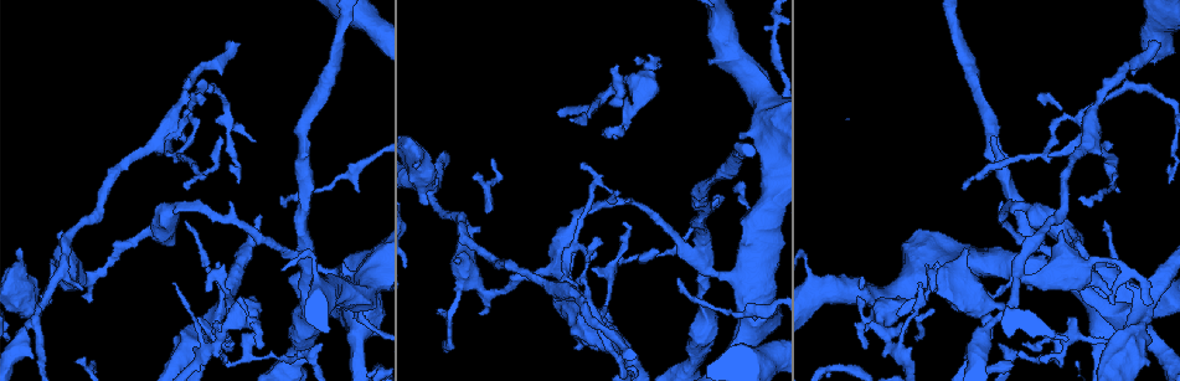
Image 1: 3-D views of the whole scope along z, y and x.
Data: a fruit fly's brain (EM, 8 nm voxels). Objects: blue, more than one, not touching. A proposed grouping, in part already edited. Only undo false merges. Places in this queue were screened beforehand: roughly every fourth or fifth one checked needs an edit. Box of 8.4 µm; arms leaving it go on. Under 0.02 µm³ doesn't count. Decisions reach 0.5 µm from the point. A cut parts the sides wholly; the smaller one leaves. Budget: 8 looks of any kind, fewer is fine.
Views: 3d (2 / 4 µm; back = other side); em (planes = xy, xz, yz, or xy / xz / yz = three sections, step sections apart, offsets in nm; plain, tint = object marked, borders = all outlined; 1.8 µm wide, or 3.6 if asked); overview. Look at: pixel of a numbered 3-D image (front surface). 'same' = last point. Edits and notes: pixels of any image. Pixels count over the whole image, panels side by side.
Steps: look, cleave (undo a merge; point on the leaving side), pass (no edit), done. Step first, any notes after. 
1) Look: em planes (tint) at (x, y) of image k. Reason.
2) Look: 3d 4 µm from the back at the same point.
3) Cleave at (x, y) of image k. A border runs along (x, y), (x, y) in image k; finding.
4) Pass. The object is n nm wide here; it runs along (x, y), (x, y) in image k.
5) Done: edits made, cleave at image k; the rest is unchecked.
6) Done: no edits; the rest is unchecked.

Look: em planes (tint) at (569, 229) of image 1. Sudden change in width.

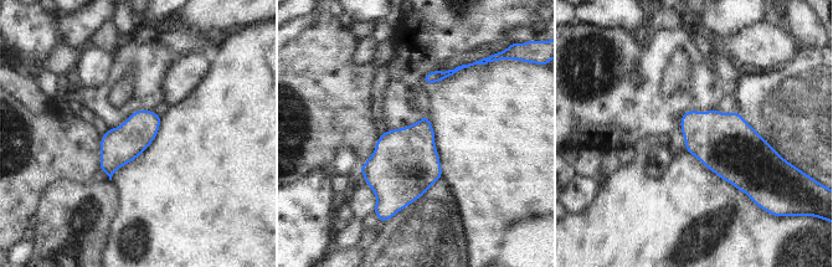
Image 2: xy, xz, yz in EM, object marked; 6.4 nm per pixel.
Pass. All the same neuron.

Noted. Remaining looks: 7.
Look: em xy step 8 (tint) at (585, 298) of image 1. Three arms meet.

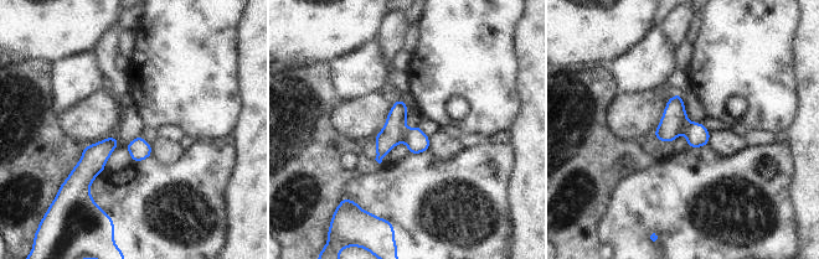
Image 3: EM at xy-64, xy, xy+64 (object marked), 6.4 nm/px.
Look: em planes (tint) at the same point.

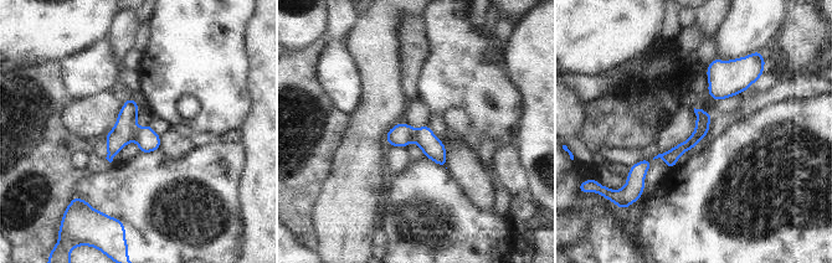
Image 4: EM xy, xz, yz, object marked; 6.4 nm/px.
Cleave at (673, 154) of image 4. The object is 100 nm wide here; a border runs along (708, 123), (694, 132) in image 4; a second neuron is stuck on.

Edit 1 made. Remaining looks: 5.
Look: overview.

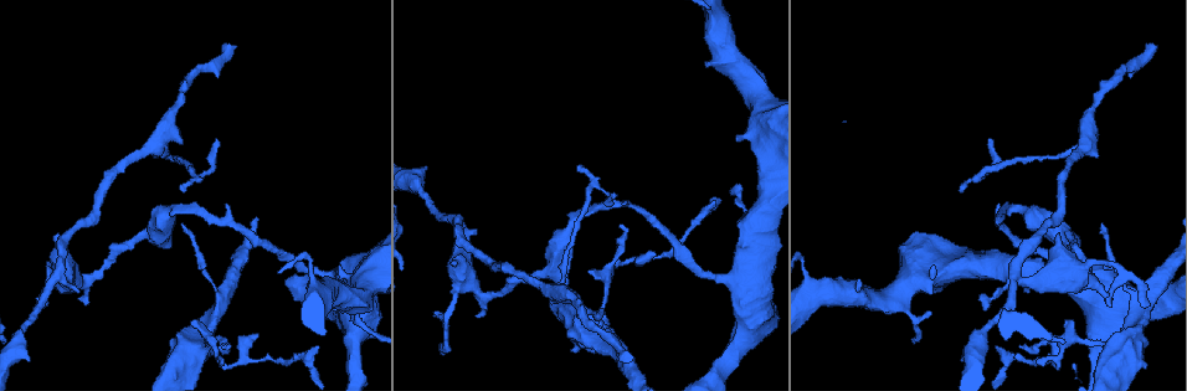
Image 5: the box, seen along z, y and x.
Look: em planes (tint) at (1015, 274) of image 5. Branch point.

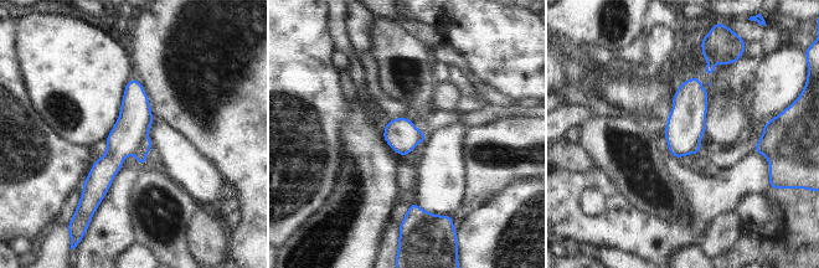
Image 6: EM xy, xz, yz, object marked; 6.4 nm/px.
Cleave at (133, 124) of image 6. The object is 200 nm wide here; the part that leaves runs along (134, 82), (133, 125), (91, 201) in image 6; a second neuron is stuck on.

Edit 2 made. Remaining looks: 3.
Done: edits made, cleave at image 4, cleave at image 6; the rest is unchecked.

